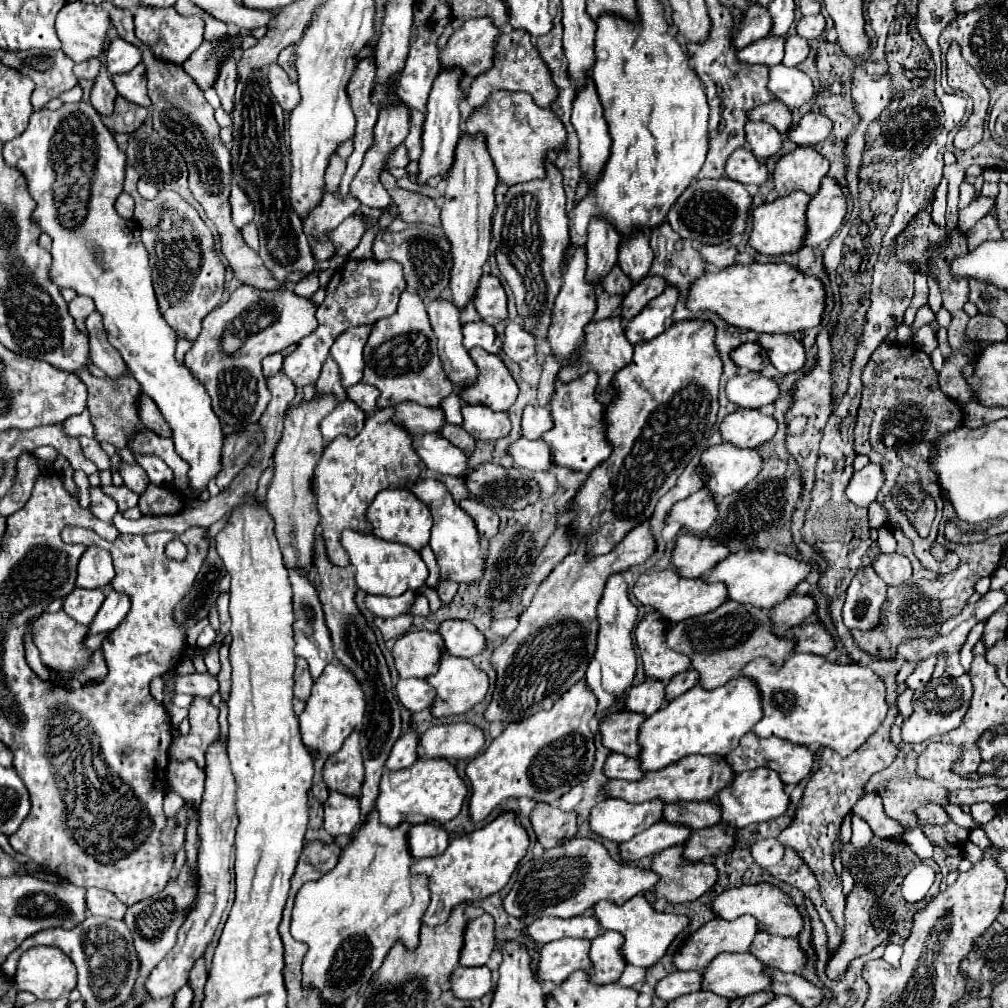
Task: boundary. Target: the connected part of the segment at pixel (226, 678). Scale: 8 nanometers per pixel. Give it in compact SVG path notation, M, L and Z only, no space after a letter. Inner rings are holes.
M224 644L219 649L221 670L218 674L217 679L219 682L219 693L221 696L221 700L225 702L228 701L231 690L232 668L228 655L229 655L229 646Z

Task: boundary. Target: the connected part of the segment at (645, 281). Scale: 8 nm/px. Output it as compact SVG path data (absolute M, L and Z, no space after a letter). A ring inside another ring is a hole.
M646 276L638 284L634 284L632 290L622 300L622 316L624 316L624 320L634 318L650 300L660 296L666 290L666 286L668 284L664 284L664 280L660 280L658 276Z

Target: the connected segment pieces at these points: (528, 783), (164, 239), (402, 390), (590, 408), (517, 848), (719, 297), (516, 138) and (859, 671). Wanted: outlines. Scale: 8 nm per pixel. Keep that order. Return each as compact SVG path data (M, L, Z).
M578 680L550 710L540 710L528 720L508 724L466 768L466 776L472 782L472 820L484 820L504 798L528 796L536 802L552 804L576 784L586 782L596 752L594 734L588 726L596 714L596 704L594 692L584 680Z
M132 168L126 170L124 192L136 200L134 220L142 226L142 242L150 256L160 314L178 338L194 342L200 334L202 318L220 304L224 292L224 266L214 252L212 232L206 228L198 212L176 192L160 190L154 200L142 198L136 192L136 170Z
M402 292L398 310L394 316L378 320L372 326L370 338L364 346L364 384L376 386L382 394L378 400L380 408L394 406L400 402L416 402L422 406L438 406L446 396L454 392L454 386L446 380L436 352L436 336L430 328L426 304L412 292Z
M588 372L578 380L556 388L550 400L554 428L542 436L552 448L552 460L556 466L564 466L576 472L592 472L592 468L596 468L610 456L612 444L608 444L606 438L606 420L604 420L606 408L594 396L596 386L598 386L596 372Z
M502 812L484 828L454 838L444 854L432 856L428 860L414 860L412 872L426 874L430 878L430 906L424 914L424 924L444 924L456 904L474 902L504 888L518 862L524 858L528 846L528 832L520 822L516 822L516 812Z
M786 262L750 266L736 264L720 272L706 272L690 290L688 304L692 312L712 310L728 324L760 334L794 334L810 330L822 322L826 310L826 290L816 276L806 276Z
M494 92L490 100L472 110L472 116L466 120L464 128L468 132L484 132L488 152L494 160L498 178L508 186L530 182L546 176L546 156L550 150L564 148L566 132L564 124L556 120L556 114L550 108L538 108L528 96L528 92Z
M792 654L782 668L776 668L772 660L756 658L752 664L746 664L742 670L744 676L750 676L756 680L760 692L762 692L762 708L764 718L752 728L760 738L784 738L794 744L802 744L812 751L819 748L834 748L840 756L850 756L860 748L884 722L884 716L888 714L888 702L886 702L886 686L882 678L878 678L870 668L864 668L860 664L838 664L828 662L824 656L812 656L812 654Z

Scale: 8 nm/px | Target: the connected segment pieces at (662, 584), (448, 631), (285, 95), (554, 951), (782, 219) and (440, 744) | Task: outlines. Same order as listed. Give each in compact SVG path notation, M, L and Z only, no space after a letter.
M662 570L662 572L642 574L636 580L632 592L640 600L640 604L652 606L668 622L680 622L680 620L686 620L686 618L694 618L694 616L712 612L728 600L726 588L722 584L704 584L702 578L684 578L676 570Z
M446 620L438 630L452 656L472 658L486 648L484 634L466 620Z
M276 64L268 68L268 80L270 80L272 94L276 96L276 100L280 102L280 106L286 112L292 112L292 108L296 108L296 104L300 102L298 86L294 82L290 82L288 74L280 66L276 66Z
M556 940L544 944L538 962L538 980L548 986L562 984L576 970L590 970L592 962L588 956L590 940Z
M798 190L784 198L776 198L774 202L764 202L762 206L754 208L750 246L760 254L770 254L770 256L798 252L804 246L804 236L808 234L808 222L806 222L808 200L812 198L806 192Z
M470 722L432 726L420 738L424 758L448 758L448 760L474 758L482 750L484 742L486 742L484 732Z

